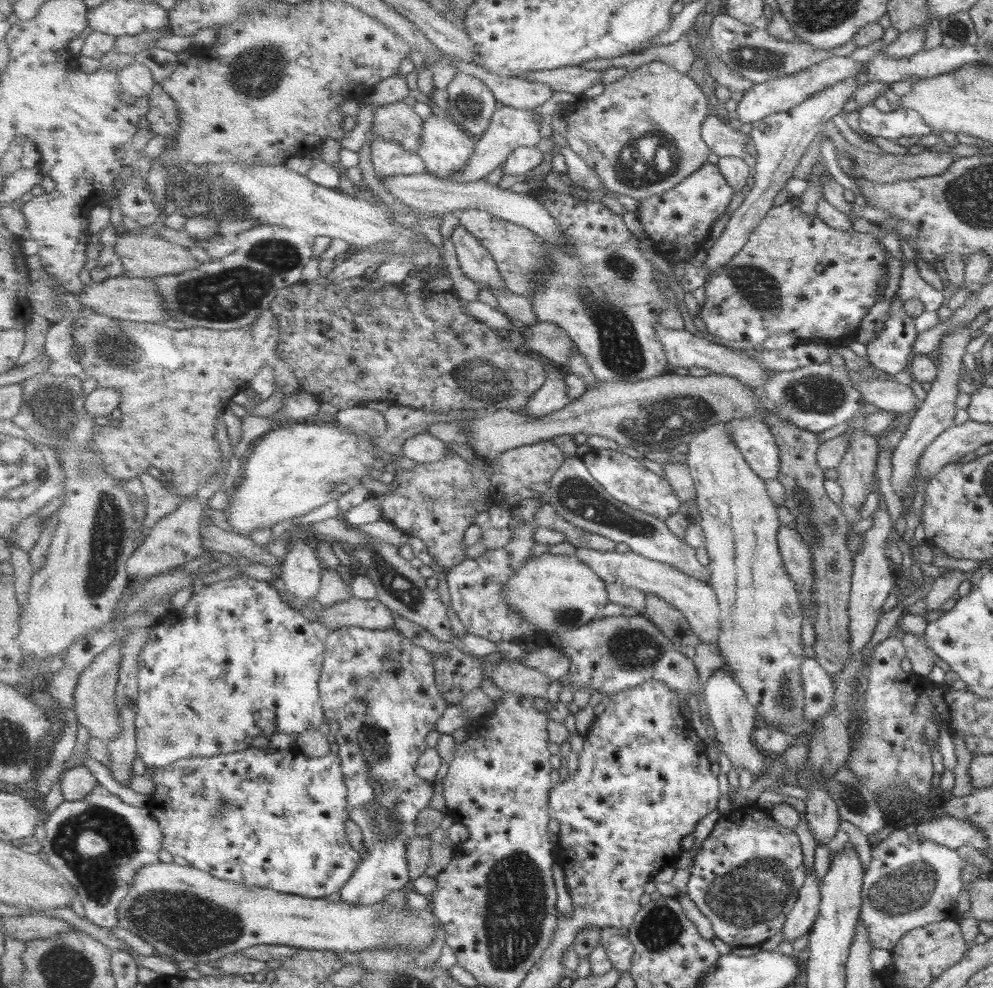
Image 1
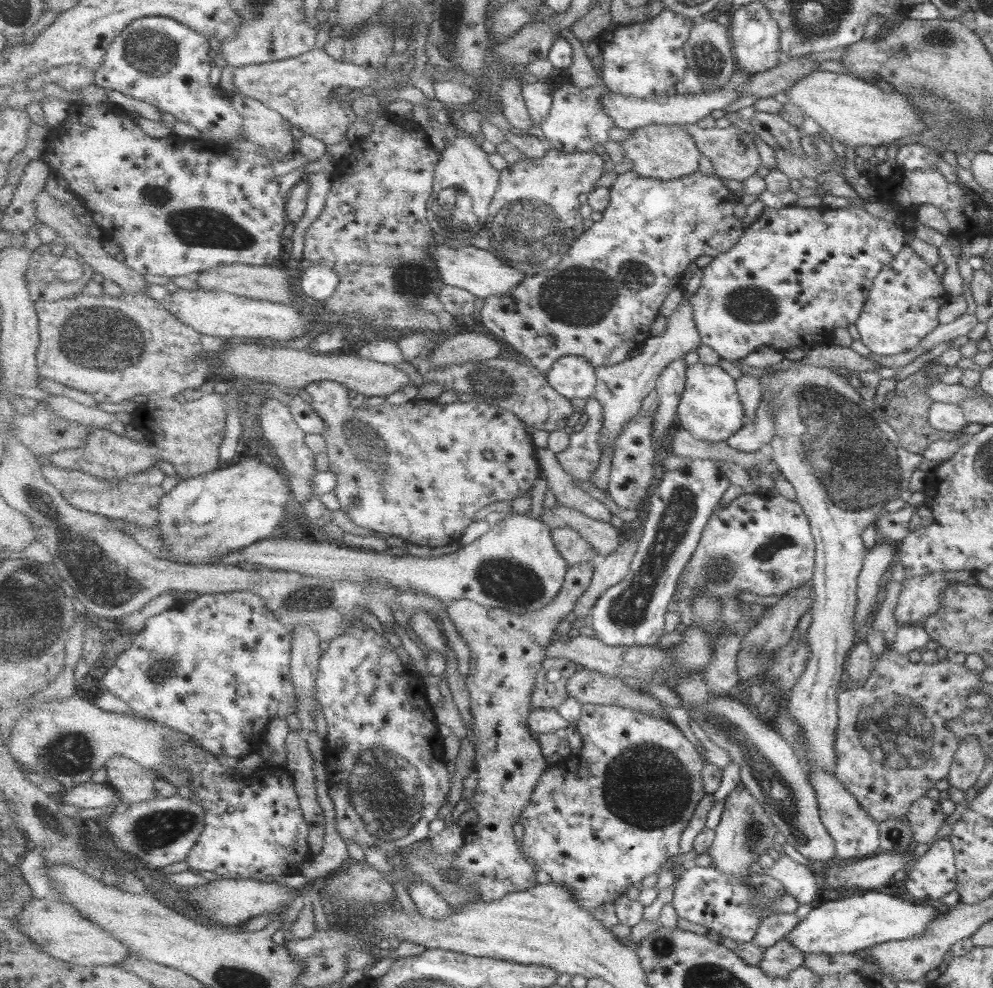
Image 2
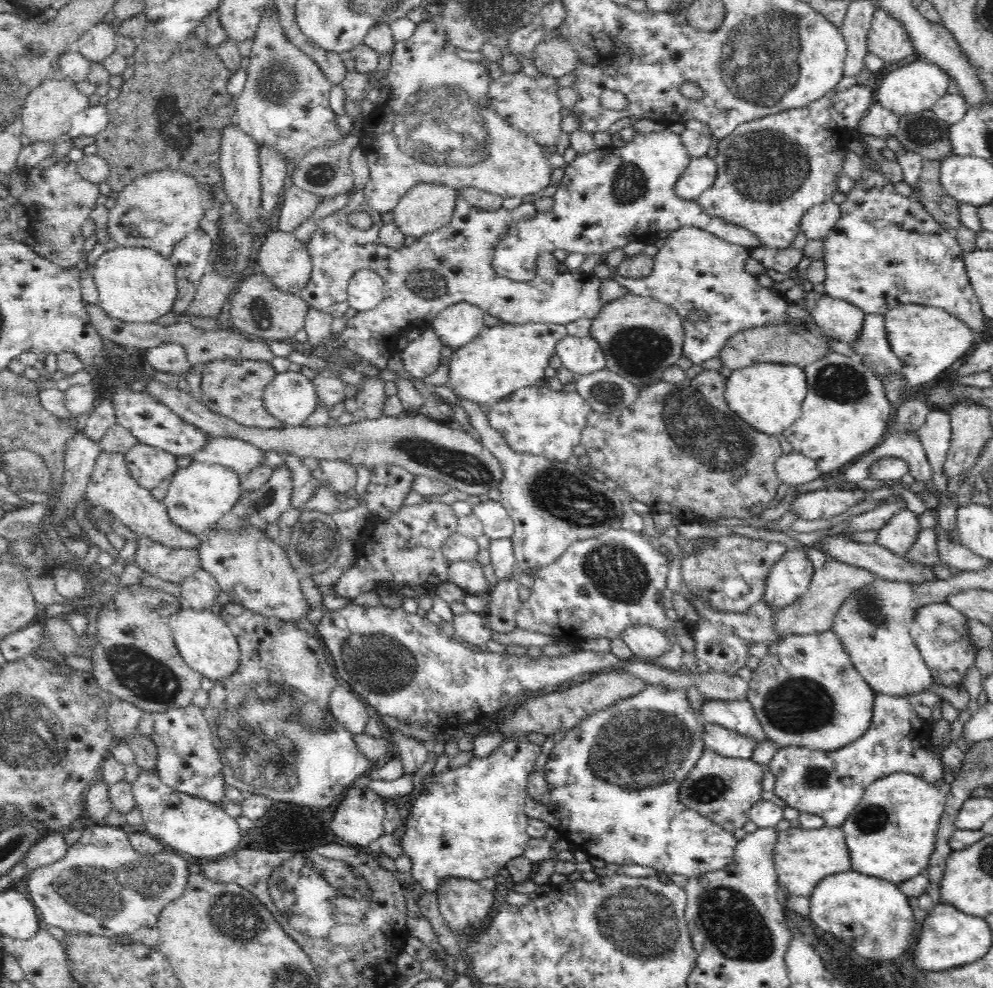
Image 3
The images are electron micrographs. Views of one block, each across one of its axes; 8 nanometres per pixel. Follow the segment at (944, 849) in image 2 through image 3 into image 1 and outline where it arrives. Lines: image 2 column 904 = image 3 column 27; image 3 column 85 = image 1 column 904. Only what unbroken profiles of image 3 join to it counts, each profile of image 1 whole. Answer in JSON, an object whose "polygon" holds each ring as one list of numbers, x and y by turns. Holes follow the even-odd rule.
{"polygon":[[895,829,885,839,870,846,870,863,863,872,860,890,860,915,863,925,867,927,873,949,890,951,897,944,901,935,917,927,941,921,955,919,957,897,961,891,961,869,966,863,955,853,955,850,939,846,937,842,929,842,919,838,917,834]]}

